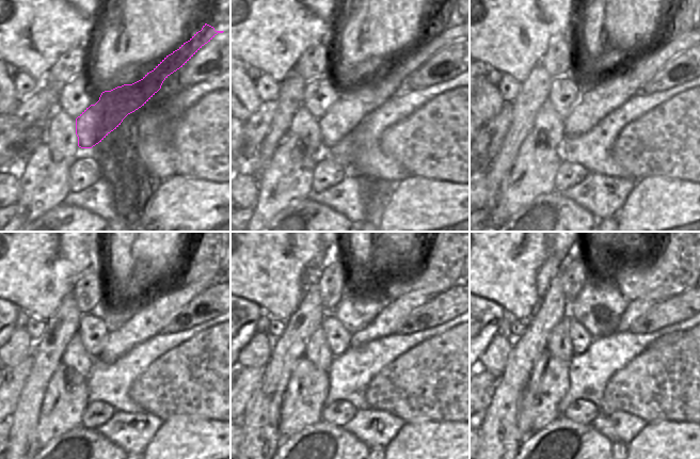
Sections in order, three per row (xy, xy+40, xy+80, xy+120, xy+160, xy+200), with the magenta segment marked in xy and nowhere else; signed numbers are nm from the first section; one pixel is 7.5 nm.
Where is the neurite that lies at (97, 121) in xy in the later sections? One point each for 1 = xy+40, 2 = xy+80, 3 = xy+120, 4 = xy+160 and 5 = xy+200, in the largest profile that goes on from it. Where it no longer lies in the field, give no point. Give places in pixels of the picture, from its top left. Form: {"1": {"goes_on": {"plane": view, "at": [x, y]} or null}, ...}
{"1": {"goes_on": {"plane": "xy+40", "at": [365, 96]}}, "2": {"goes_on": {"plane": "xy+80", "at": [593, 105]}}, "3": {"goes_on": {"plane": "xy+120", "at": [150, 320]}}, "4": {"goes_on": {"plane": "xy+160", "at": [390, 319]}}, "5": {"goes_on": {"plane": "xy+200", "at": [636, 307]}}}

